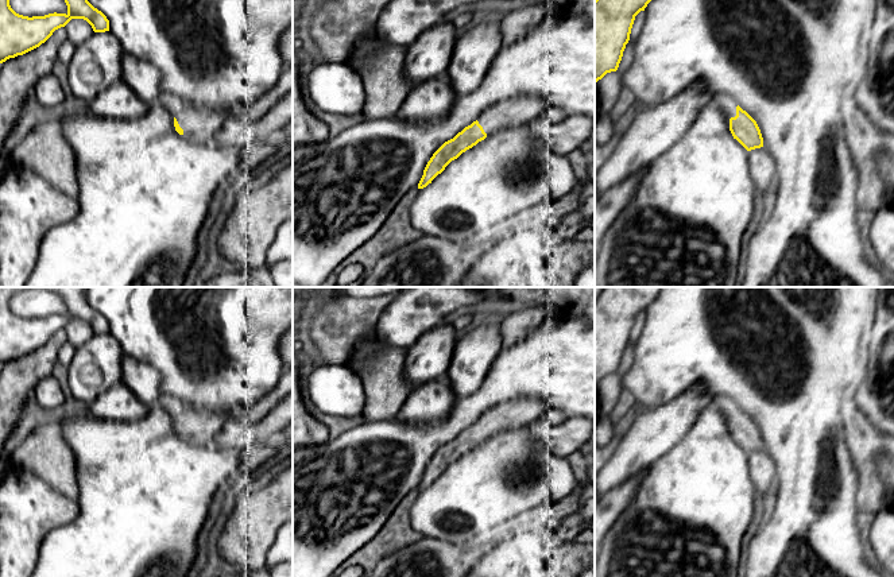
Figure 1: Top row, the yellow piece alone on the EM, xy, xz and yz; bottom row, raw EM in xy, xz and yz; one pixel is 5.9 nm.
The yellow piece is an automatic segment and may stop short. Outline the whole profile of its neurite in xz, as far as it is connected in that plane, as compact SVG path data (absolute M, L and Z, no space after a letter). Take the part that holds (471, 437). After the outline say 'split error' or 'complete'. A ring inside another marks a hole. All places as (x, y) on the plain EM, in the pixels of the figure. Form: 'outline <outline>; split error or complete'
outline M523 398L492 407L480 415L476 423L465 429L453 441L445 444L427 464L418 491L426 489L445 469L463 454L484 442L488 435L527 426L534 419L545 418L557 425L572 418L541 398Z; split error

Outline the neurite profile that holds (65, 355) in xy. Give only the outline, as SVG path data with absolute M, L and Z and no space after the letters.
M66 341L58 352L58 363L69 368L71 359L74 357L76 348Z

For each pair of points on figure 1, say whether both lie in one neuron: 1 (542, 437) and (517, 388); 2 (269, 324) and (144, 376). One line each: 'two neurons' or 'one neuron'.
1: two neurons
2: two neurons

